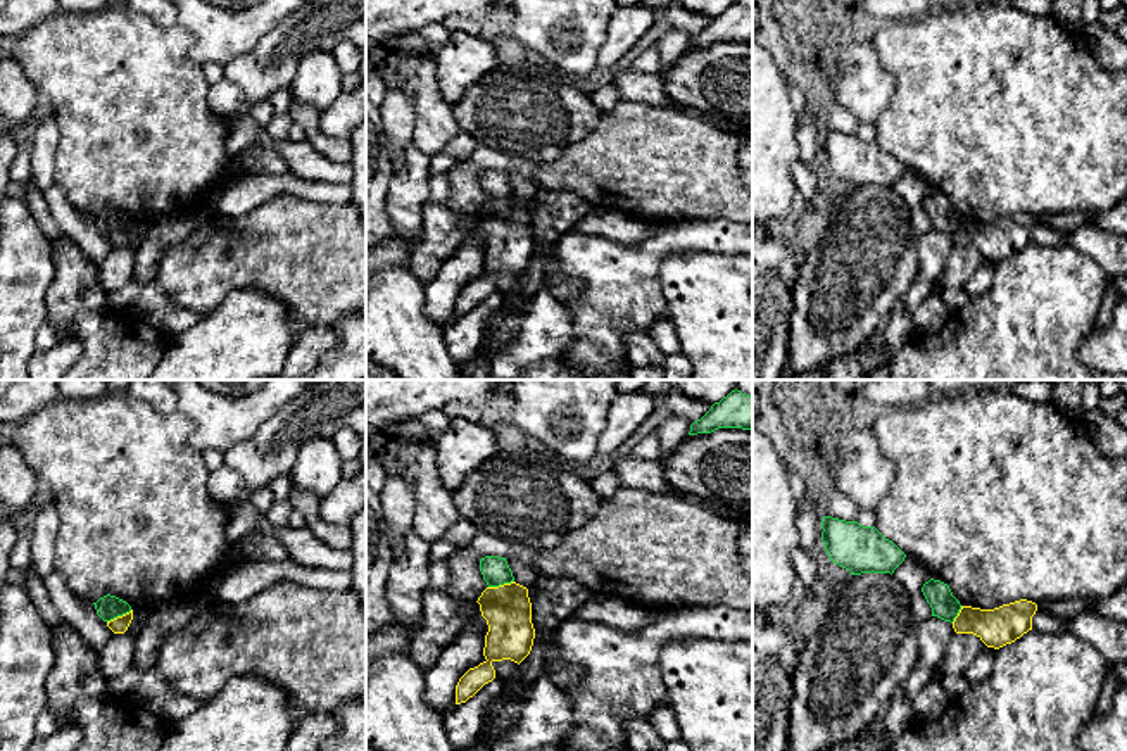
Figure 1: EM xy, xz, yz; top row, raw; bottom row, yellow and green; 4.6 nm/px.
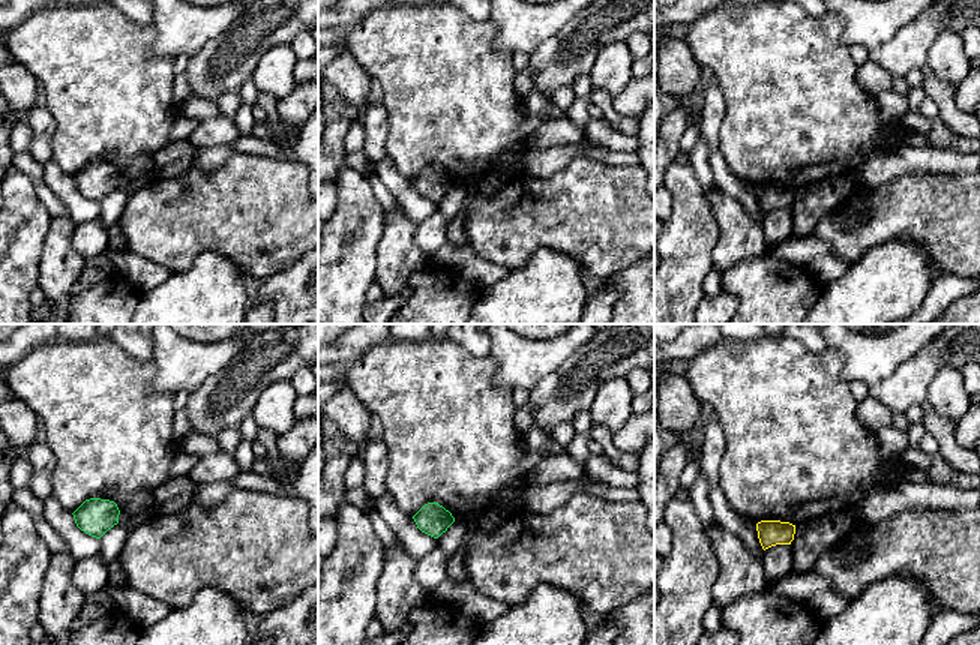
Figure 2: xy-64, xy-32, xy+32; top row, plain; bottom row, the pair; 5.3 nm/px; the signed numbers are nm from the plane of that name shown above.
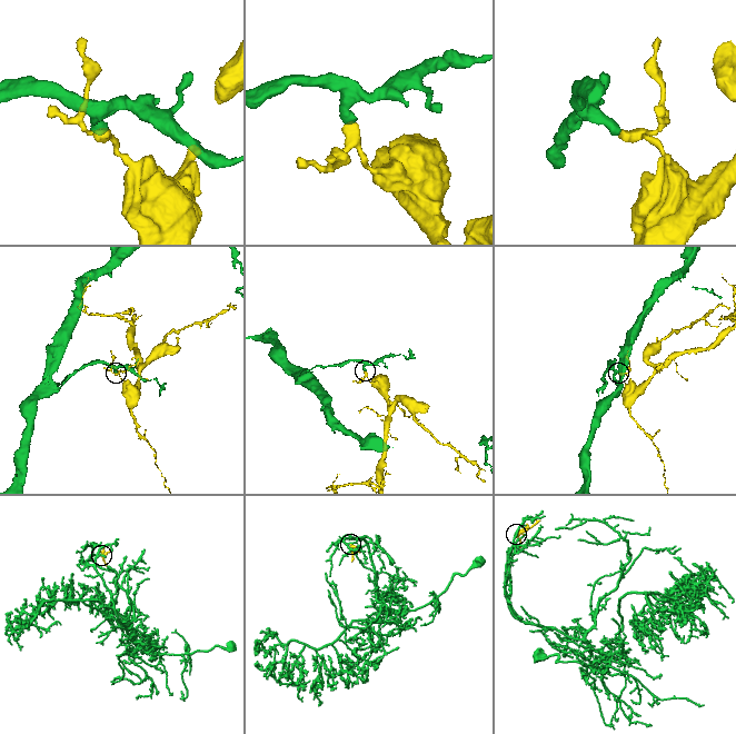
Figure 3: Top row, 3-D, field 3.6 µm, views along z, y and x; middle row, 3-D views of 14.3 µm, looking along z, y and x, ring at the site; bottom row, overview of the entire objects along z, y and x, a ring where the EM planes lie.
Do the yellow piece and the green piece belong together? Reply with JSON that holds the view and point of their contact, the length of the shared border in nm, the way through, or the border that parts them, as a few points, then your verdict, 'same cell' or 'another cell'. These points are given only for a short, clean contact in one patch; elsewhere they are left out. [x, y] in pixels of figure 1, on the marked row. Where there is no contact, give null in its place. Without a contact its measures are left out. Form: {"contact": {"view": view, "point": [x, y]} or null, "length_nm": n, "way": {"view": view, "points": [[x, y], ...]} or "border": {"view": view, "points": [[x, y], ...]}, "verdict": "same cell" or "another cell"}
{"contact": {"view": "xz", "point": [501, 586]}, "length_nm": 120, "border": {"view": "xz", "points": [[513, 580], [489, 587]]}, "verdict": "another cell"}

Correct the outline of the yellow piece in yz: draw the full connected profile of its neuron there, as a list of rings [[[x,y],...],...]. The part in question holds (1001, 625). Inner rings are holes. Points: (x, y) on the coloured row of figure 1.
[[[1027,599],[994,609],[961,606],[953,622],[953,628],[956,634],[973,634],[987,647],[999,649],[1032,630],[1032,616],[1036,611],[1037,604]]]

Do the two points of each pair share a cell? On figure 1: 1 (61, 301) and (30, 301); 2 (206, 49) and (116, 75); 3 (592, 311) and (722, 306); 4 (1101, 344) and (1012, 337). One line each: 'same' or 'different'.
1: different
2: different
3: different
4: different

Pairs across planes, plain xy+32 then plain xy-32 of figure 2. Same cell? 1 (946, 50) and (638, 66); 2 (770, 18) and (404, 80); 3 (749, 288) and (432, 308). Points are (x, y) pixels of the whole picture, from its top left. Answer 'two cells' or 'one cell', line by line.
1: two cells
2: one cell
3: one cell

